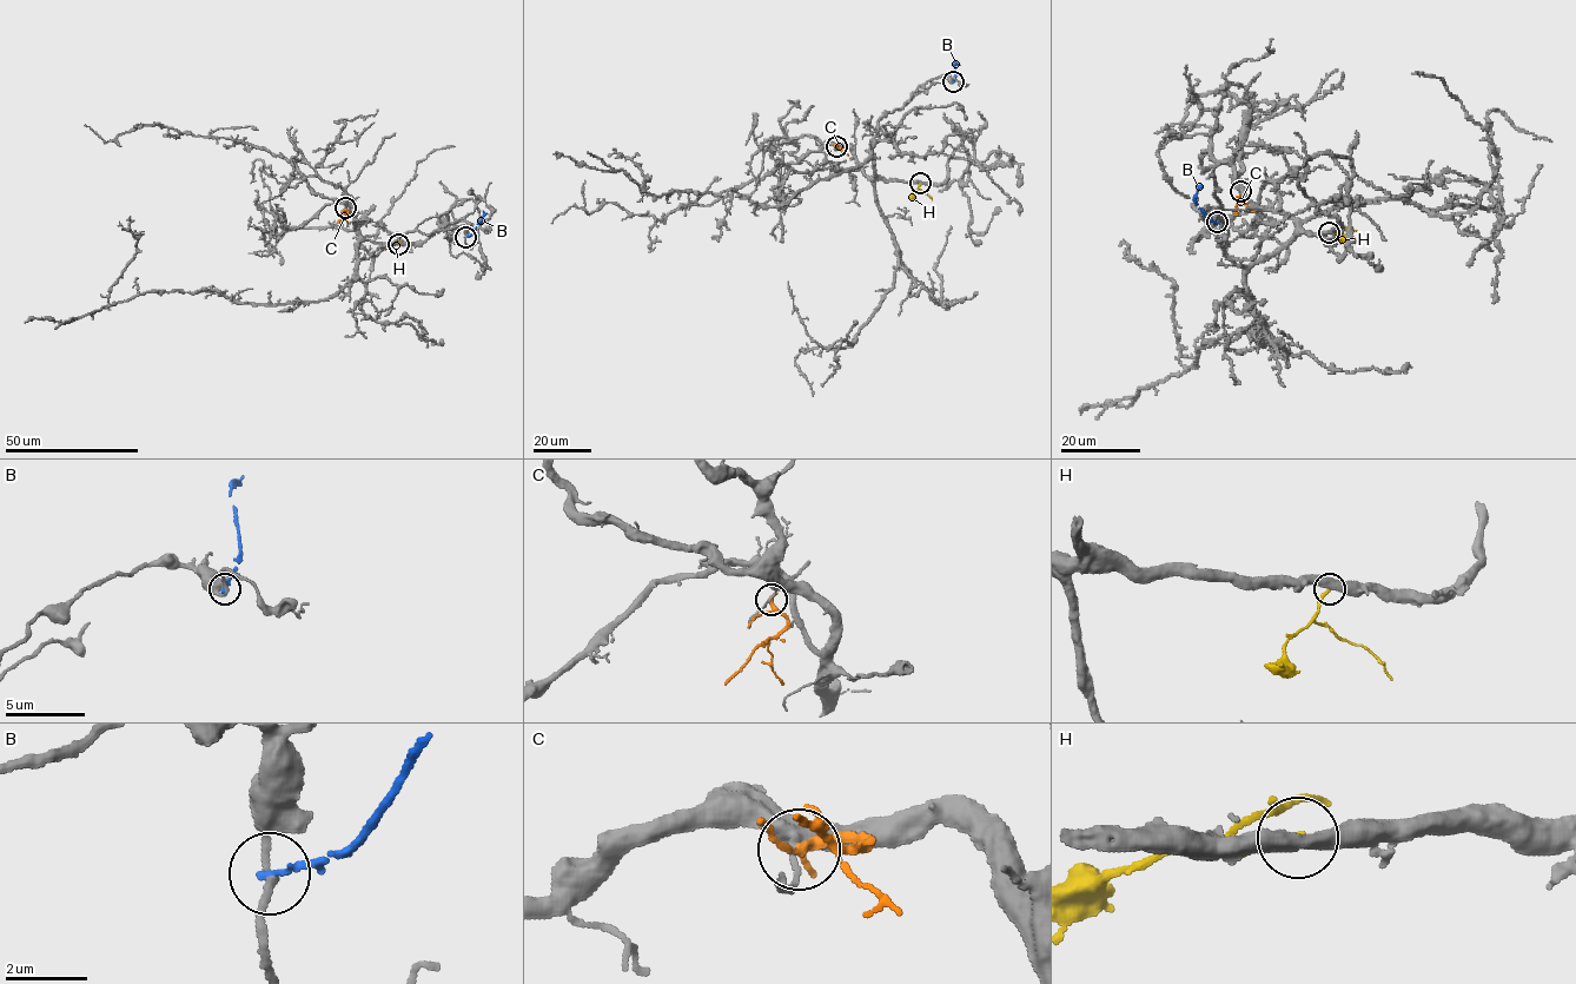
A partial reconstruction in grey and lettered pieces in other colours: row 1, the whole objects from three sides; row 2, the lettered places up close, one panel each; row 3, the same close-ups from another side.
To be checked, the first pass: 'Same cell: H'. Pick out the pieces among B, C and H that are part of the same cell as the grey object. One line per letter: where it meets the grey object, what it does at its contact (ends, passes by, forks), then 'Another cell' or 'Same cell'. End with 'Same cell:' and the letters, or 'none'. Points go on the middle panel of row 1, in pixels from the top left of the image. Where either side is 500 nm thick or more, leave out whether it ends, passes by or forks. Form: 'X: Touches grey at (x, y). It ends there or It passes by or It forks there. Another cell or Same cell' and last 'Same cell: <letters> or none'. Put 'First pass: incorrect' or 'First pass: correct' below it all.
B: Touches grey at (953, 81). It ends there. Another cell
C: Touches grey at (836, 146). It passes by. Another cell
H: Touches grey at (920, 183). It ends there. Another cell
Same cell: none
First pass: incorrect

